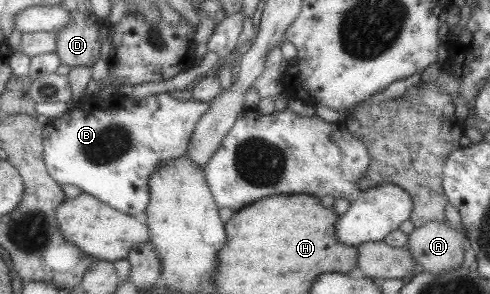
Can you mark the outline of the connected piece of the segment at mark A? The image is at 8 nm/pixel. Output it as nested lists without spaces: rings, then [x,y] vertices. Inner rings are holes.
[[[426,222],[407,234],[411,257],[424,272],[438,274],[462,265],[467,236],[464,226],[452,228],[448,222]]]

